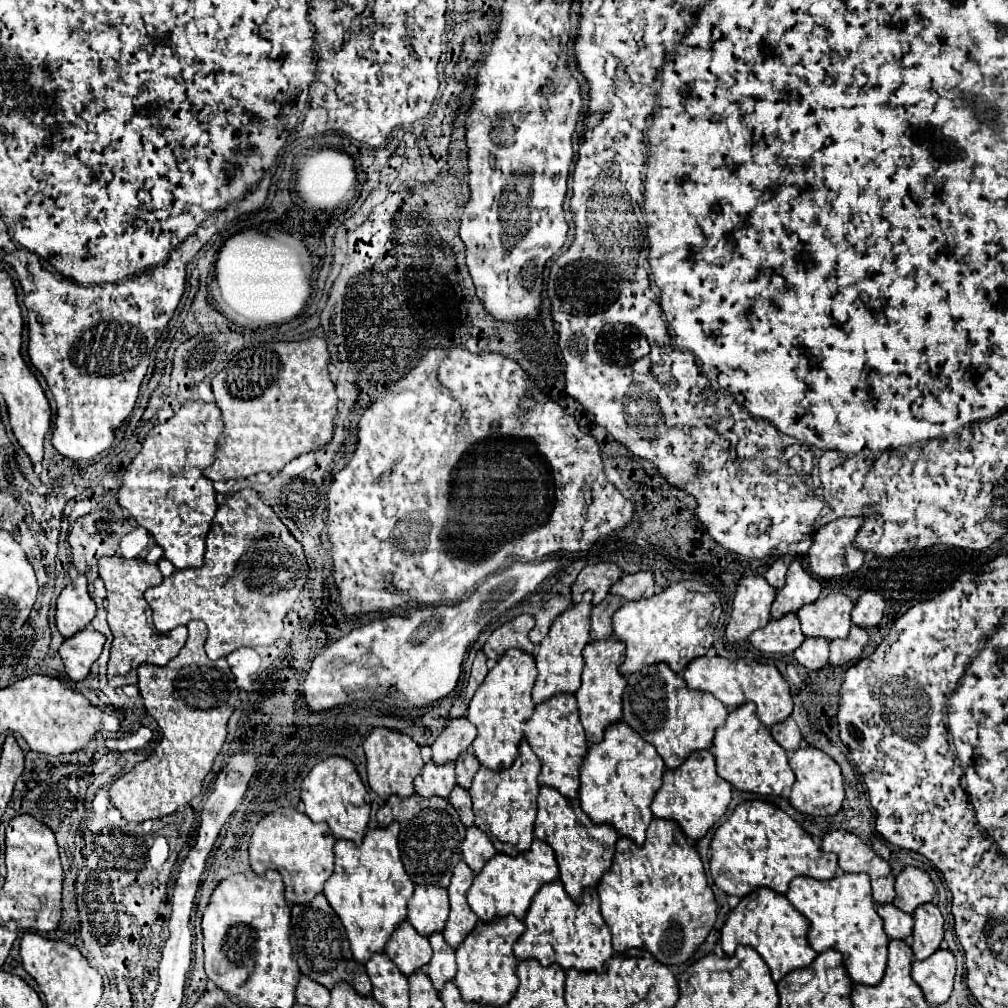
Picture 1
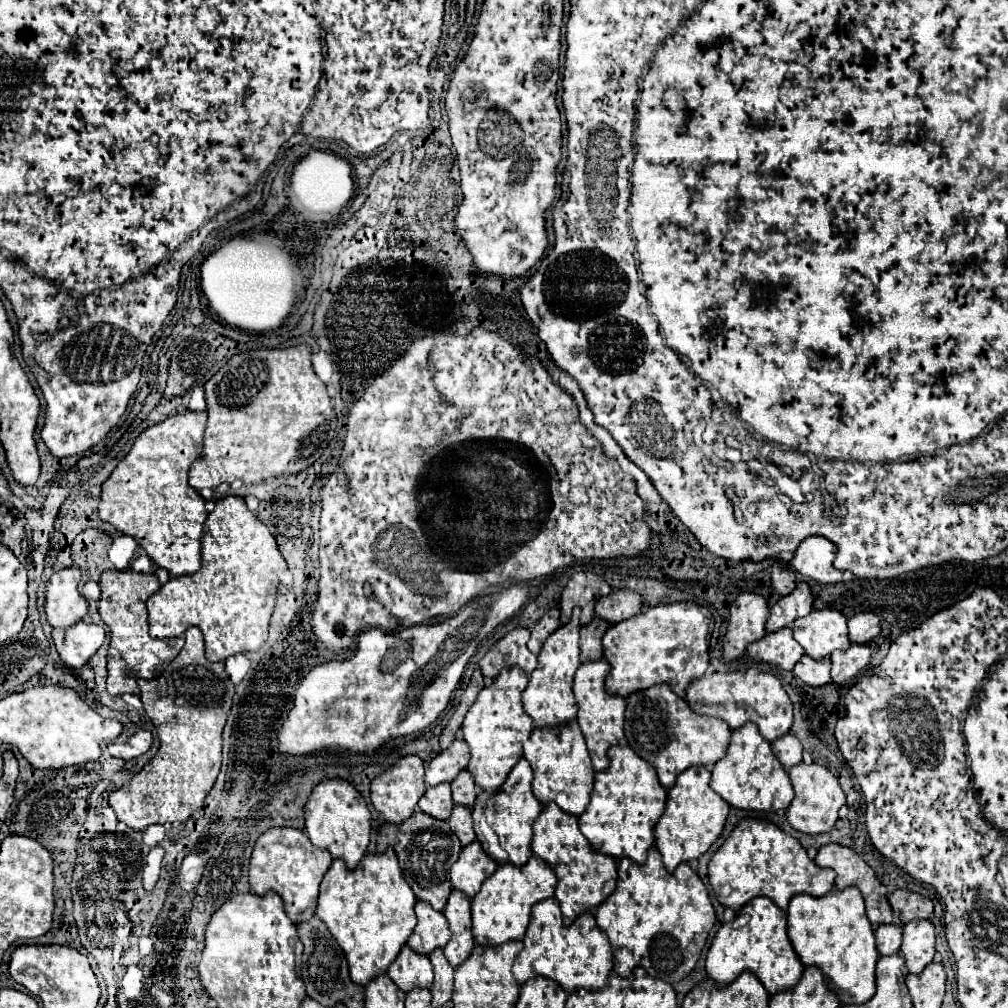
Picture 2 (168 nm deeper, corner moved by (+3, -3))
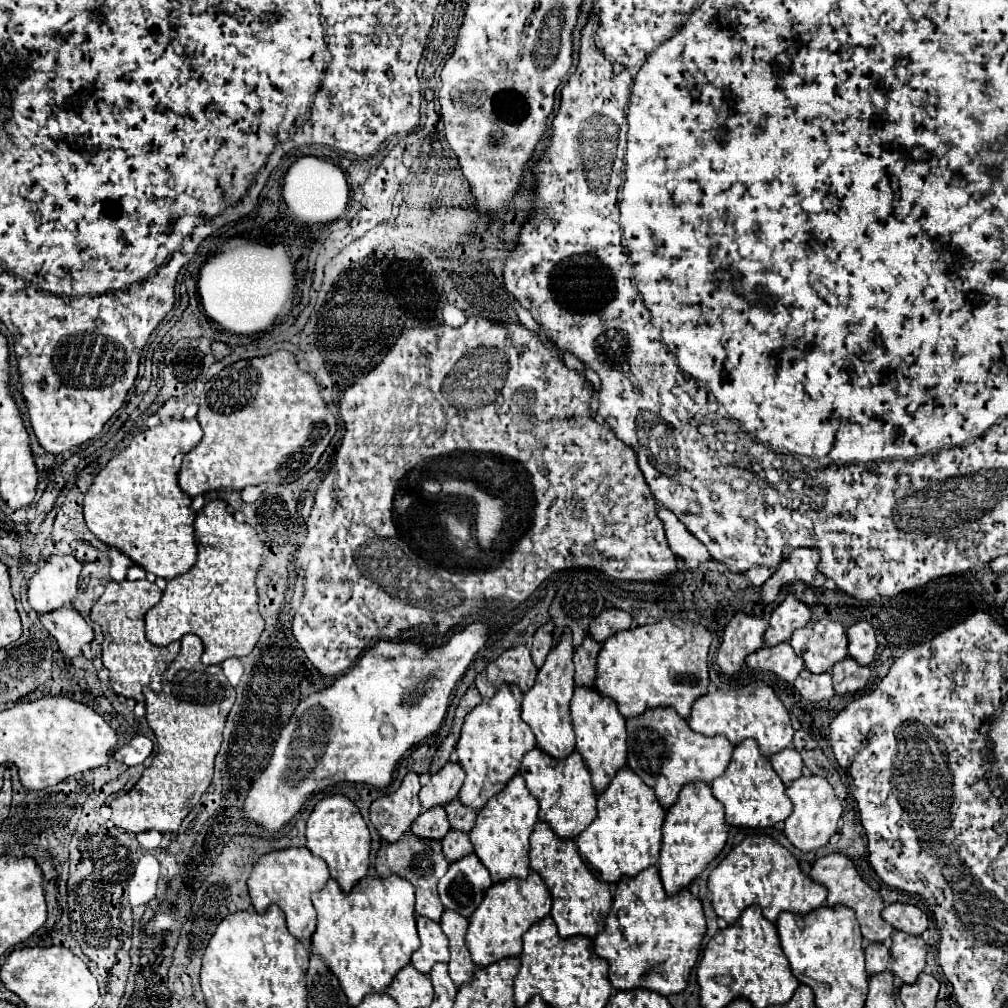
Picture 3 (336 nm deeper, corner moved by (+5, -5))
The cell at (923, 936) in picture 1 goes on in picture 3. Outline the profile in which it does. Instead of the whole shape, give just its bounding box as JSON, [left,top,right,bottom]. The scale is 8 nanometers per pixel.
[890,933,926,983]

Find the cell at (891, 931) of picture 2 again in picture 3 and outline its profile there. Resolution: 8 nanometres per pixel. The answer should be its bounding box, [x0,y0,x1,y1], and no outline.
[866,943,890,975]

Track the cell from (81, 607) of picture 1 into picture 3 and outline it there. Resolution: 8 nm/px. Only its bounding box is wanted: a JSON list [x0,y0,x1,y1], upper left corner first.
[28,553,82,613]

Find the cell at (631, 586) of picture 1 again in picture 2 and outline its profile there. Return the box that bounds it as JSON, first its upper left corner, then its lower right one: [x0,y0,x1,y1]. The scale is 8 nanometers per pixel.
[596,589,642,623]

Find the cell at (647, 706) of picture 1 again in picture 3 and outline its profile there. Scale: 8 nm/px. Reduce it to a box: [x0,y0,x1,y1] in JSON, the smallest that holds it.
[626,709,732,809]

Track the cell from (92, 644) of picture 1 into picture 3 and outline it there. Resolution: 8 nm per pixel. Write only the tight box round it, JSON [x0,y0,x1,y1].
[40,605,94,659]

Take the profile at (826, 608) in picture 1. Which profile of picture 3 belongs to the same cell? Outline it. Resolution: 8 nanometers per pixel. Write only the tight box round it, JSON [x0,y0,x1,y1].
[790,621,846,673]

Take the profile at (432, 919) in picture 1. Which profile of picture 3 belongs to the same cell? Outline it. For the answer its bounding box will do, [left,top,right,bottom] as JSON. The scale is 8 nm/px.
[412,919,448,975]

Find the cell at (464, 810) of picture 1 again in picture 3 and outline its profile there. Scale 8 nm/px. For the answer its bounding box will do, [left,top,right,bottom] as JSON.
[442,831,474,863]

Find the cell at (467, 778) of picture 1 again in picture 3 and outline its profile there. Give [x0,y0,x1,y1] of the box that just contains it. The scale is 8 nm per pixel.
[446,799,476,833]

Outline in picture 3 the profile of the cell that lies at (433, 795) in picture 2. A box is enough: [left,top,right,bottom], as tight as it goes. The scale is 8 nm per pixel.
[412,809,450,841]

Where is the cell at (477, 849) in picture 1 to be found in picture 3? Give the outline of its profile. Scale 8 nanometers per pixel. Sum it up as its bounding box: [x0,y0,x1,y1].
[438,853,490,917]

